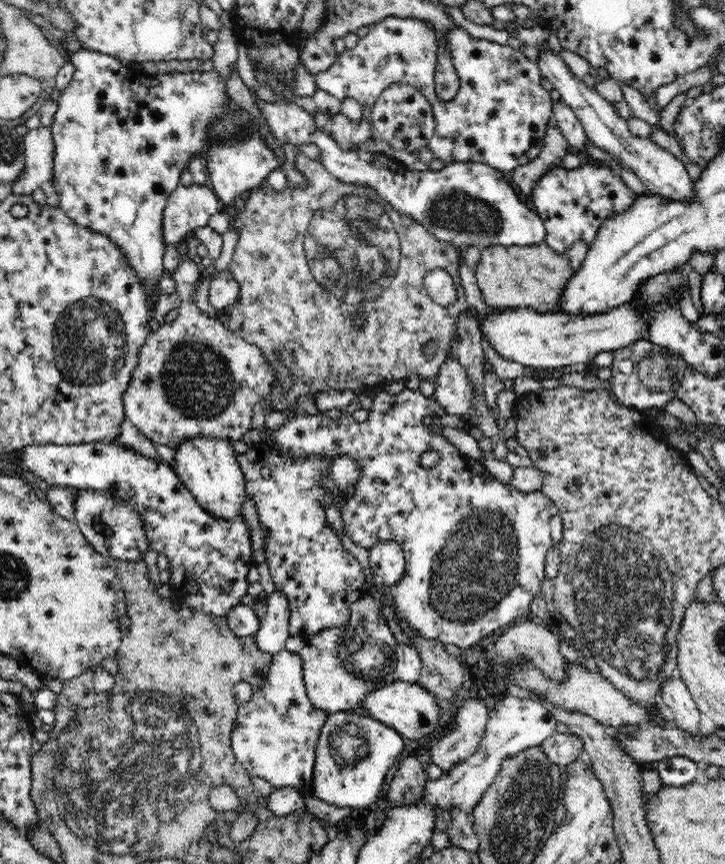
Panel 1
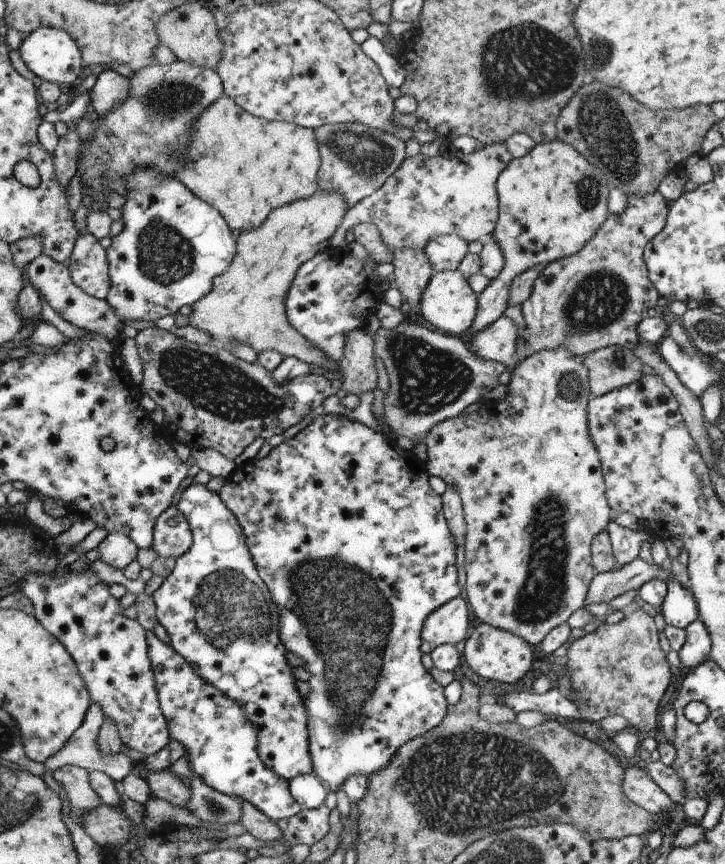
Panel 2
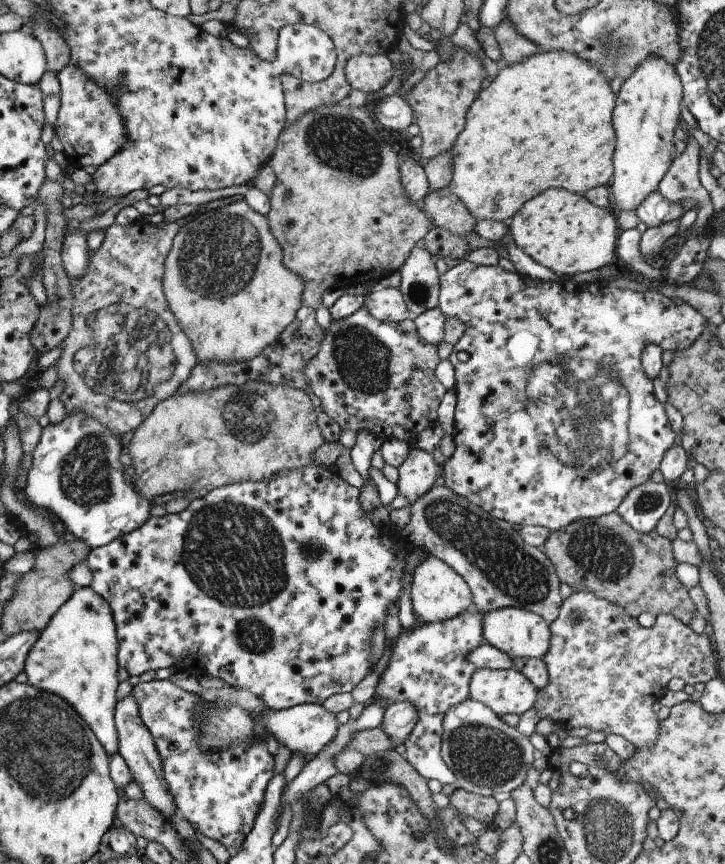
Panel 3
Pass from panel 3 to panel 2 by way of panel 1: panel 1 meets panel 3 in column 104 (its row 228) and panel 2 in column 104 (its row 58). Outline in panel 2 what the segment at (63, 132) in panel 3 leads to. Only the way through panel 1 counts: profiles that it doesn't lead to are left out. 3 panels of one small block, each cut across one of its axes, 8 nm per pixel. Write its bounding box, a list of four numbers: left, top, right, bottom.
[89,69,131,116]

